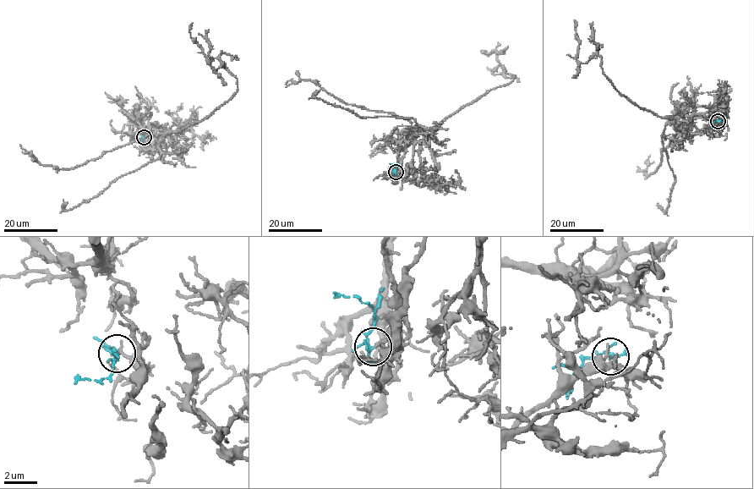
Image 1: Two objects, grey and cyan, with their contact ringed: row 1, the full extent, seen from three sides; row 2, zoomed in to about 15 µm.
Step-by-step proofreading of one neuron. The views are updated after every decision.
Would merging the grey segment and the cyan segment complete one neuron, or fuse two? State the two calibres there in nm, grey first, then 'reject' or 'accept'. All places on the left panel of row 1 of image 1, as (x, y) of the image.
170 nm thick on the grey side, 130 nm on the other; reject

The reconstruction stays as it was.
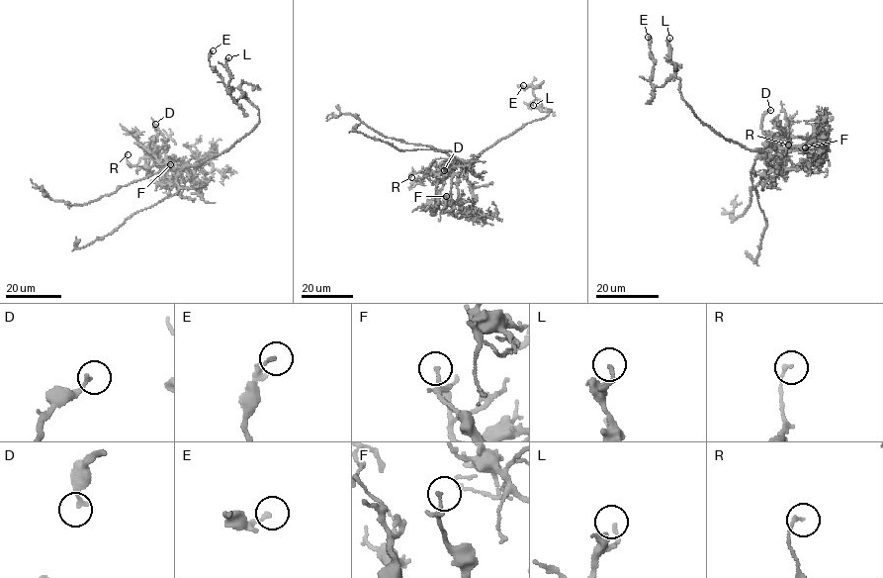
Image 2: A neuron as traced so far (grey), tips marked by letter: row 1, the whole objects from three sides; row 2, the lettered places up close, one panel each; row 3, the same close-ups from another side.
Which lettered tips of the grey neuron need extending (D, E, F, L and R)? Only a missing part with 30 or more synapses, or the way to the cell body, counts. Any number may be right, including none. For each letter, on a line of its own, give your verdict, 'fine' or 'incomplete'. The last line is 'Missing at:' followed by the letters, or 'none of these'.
D: fine
E: fine
F: fine
L: fine
R: fine
Missing at: none of these

